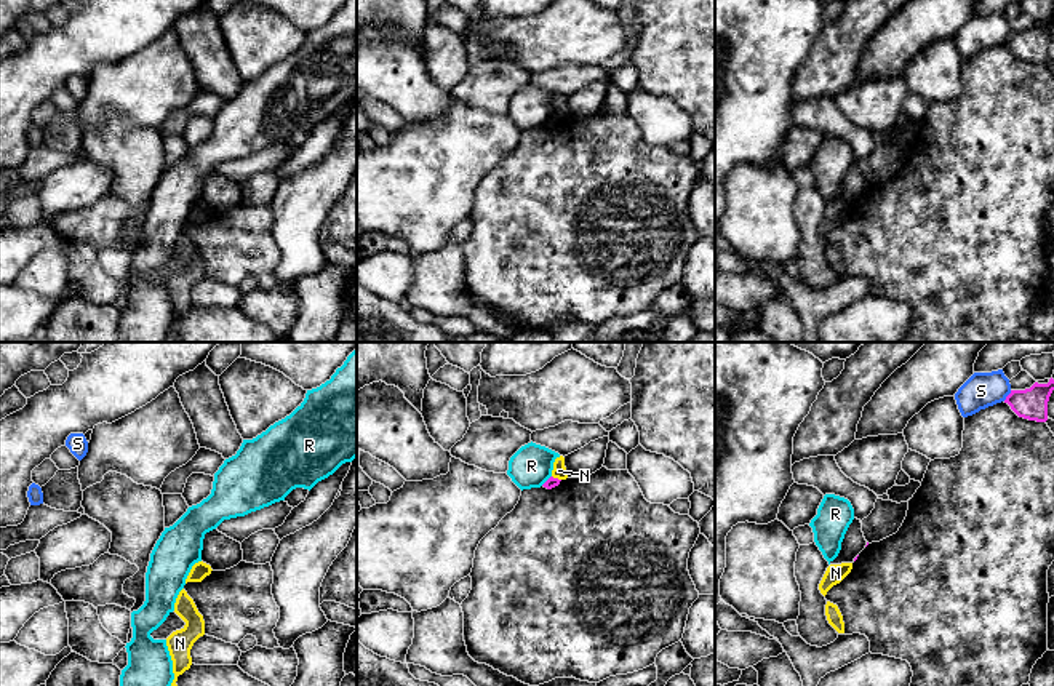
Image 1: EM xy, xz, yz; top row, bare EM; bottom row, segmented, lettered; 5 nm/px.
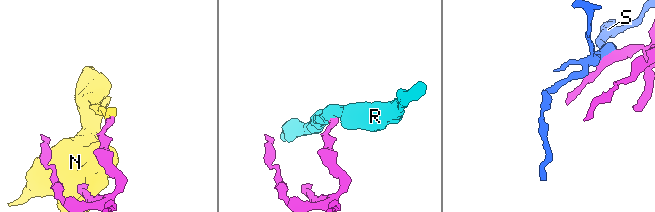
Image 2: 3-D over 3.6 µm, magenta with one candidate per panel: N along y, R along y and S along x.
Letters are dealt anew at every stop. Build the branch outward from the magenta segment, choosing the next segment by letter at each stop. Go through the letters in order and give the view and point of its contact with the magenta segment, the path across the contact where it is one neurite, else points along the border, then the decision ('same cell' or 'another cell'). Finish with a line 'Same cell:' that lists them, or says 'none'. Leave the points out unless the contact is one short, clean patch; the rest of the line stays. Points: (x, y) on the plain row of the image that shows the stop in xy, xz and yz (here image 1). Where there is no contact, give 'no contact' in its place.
N: meets magenta in xz at (557, 120); border along xz (552, 117), (560, 122); another cell
R: meets magenta in xz at (547, 122); border along xz (550, 117), (541, 127); another cell
S: meets magenta in yz at (1008, 37); border along yz (1011, 32), (1003, 42); another cell
Same cell: none

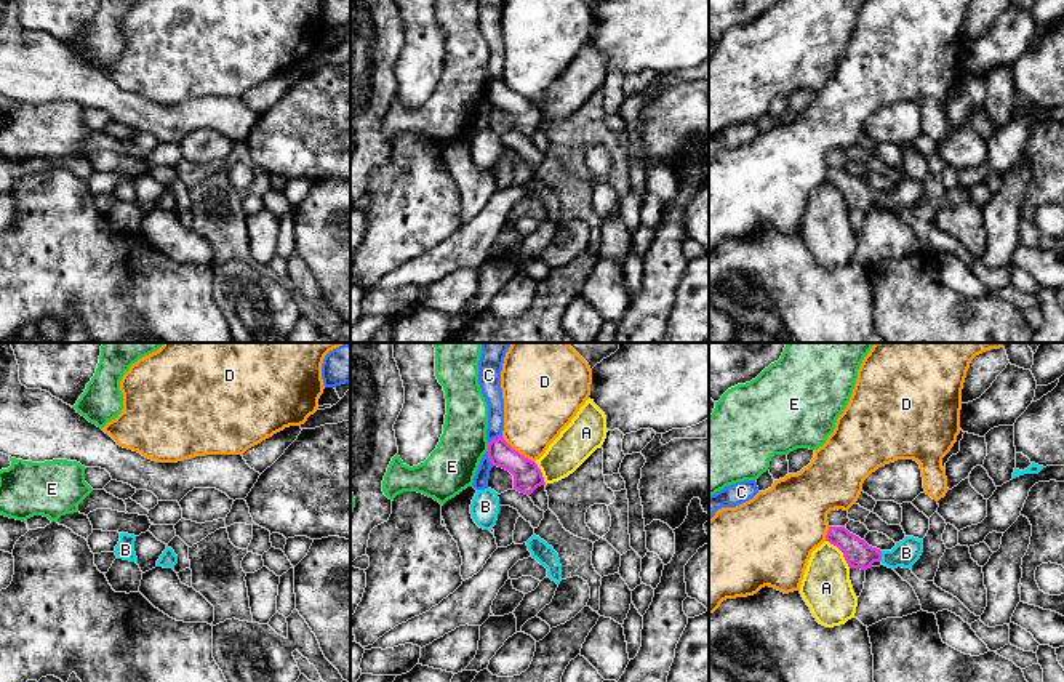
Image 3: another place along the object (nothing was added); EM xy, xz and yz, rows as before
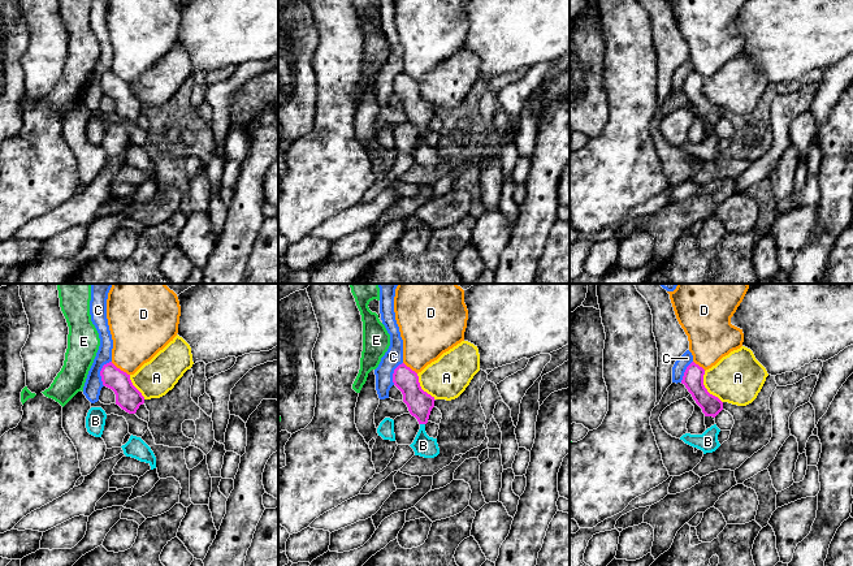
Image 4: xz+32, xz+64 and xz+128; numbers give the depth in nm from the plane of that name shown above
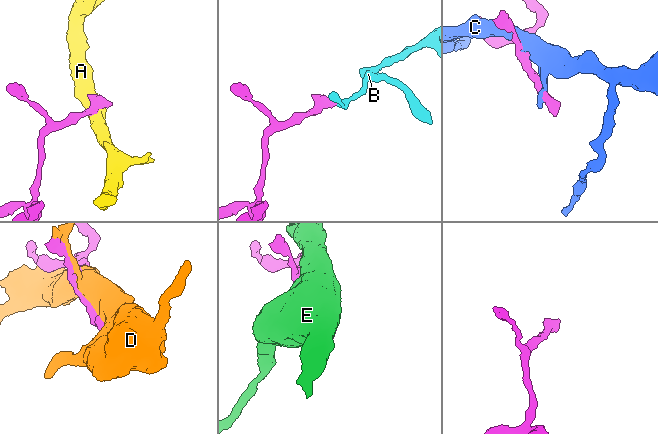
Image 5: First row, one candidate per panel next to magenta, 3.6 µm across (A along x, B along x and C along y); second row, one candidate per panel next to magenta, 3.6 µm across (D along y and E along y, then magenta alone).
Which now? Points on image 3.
A: meets magenta in yz at (842, 192); border along yz (826, 181), (842, 194), (850, 208); another cell
B: meets magenta in yz at (880, 197); runs through yz (858, 196), (880, 197), (901, 197), (906, 194); same cell
C: meets magenta in xz at (495, 80); another cell
D: meets magenta in xz at (517, 93); another cell
E: meets magenta in xz at (488, 88); border along xz (487, 85), (488, 92); another cell
Same cell: B

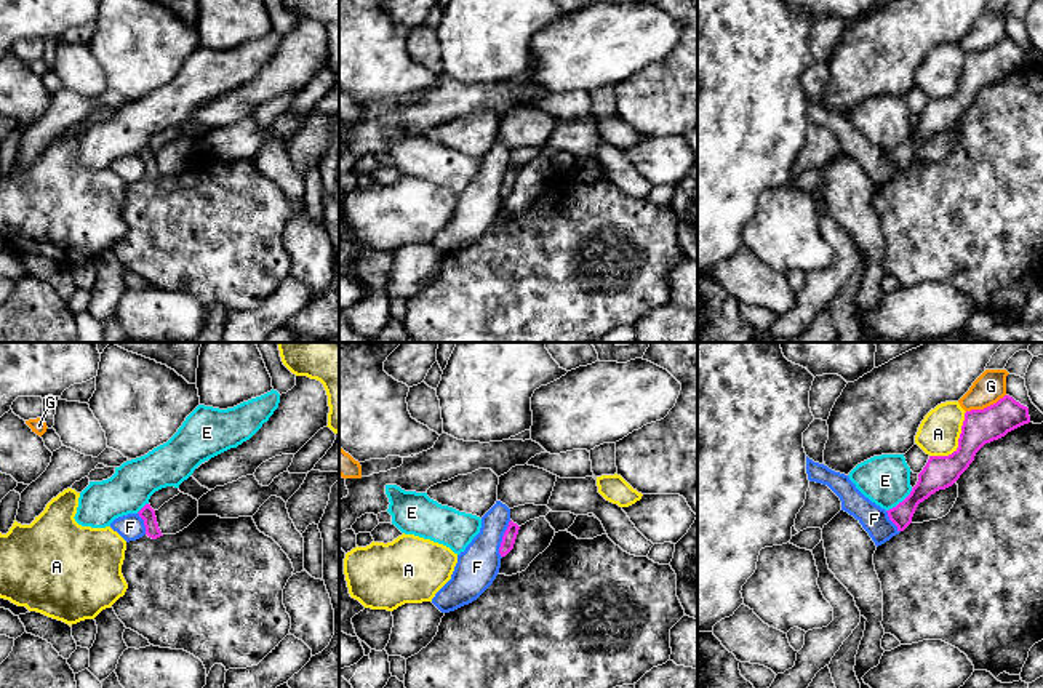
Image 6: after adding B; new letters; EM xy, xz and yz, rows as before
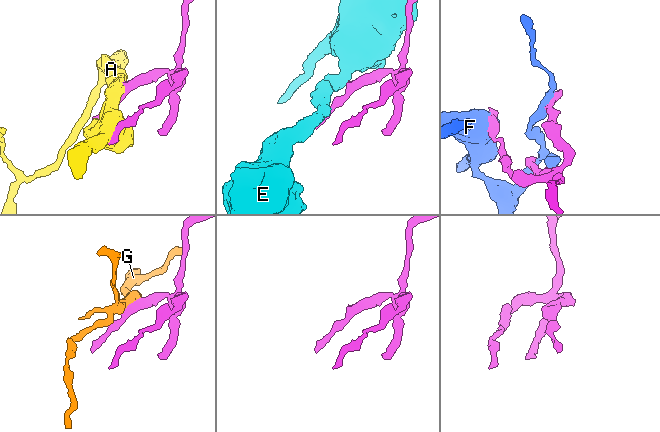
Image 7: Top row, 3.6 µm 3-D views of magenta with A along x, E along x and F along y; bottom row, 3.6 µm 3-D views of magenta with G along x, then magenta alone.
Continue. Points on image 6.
A: meets magenta in yz at (959, 85); another cell
E: meets magenta in yz at (899, 144); border along yz (912, 130), (887, 152); another cell
F: meets magenta in xz at (503, 181); another cell
G: meets magenta in yz at (987, 48); border along yz (1005, 36), (983, 50), (967, 53); another cell
Same cell: none

